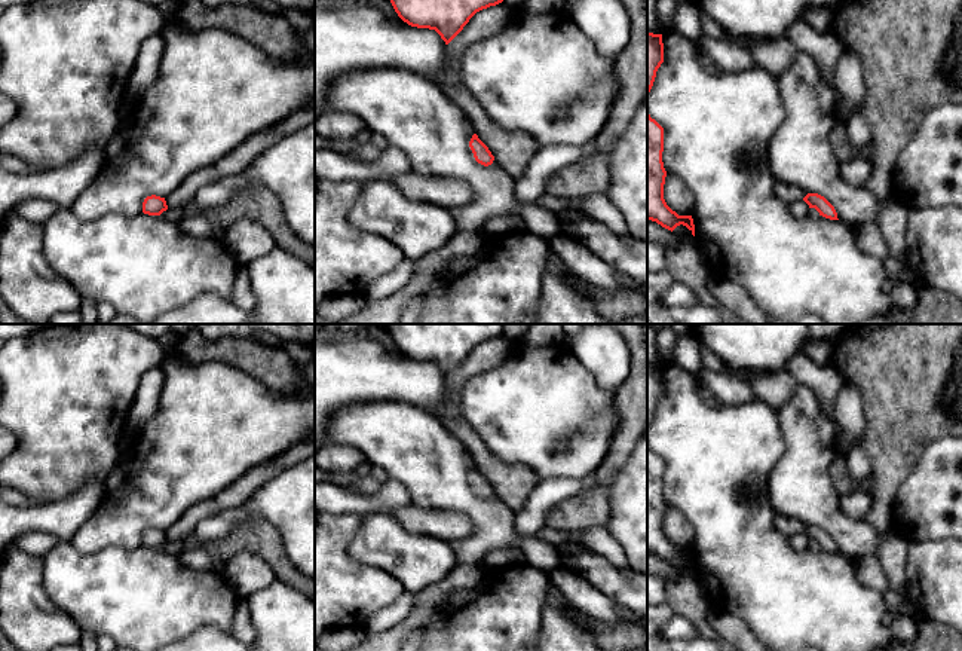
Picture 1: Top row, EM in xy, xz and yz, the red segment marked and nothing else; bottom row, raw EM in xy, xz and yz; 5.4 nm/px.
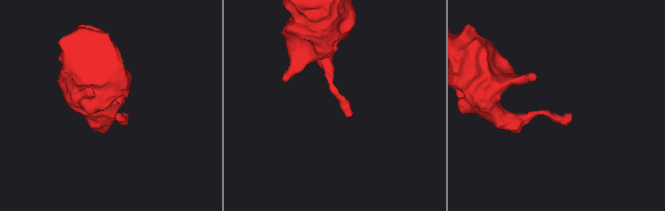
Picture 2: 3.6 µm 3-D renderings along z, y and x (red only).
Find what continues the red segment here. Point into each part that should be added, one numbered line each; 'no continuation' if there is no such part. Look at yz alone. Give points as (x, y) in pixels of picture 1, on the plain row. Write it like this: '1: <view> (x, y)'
no continuation

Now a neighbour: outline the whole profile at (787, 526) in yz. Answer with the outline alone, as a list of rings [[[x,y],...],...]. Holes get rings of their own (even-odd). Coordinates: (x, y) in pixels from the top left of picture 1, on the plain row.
[[[776,514],[772,526],[776,532],[785,535],[785,537],[793,537],[796,534],[802,534],[808,526],[796,519],[785,517],[781,514]]]

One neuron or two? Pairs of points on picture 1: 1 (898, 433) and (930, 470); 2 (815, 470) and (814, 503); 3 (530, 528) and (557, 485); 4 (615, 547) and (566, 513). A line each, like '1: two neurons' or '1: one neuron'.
1: two neurons
2: one neuron
3: one neuron
4: two neurons

